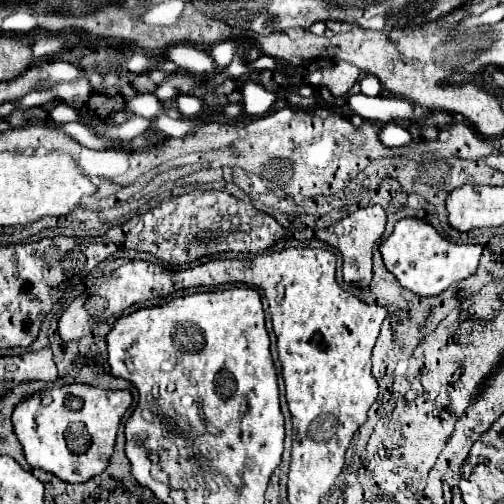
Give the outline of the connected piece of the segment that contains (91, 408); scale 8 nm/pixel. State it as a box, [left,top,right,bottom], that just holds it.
[14,384,132,482]

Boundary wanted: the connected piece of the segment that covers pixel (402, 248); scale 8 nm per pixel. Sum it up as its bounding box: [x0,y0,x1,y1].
[380,218,482,296]

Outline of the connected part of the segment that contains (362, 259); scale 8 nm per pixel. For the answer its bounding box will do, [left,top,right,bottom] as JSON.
[320,206,386,288]

